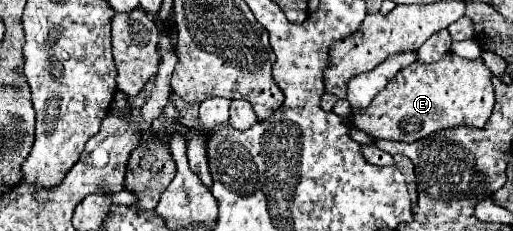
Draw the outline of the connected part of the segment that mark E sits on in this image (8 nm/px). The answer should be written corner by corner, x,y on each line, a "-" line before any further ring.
447,53
437,63
415,61
401,69
363,111
355,111
353,125
371,137
413,143
447,127
485,127
493,103
495,95
491,87
491,71
487,71
481,59
473,61

